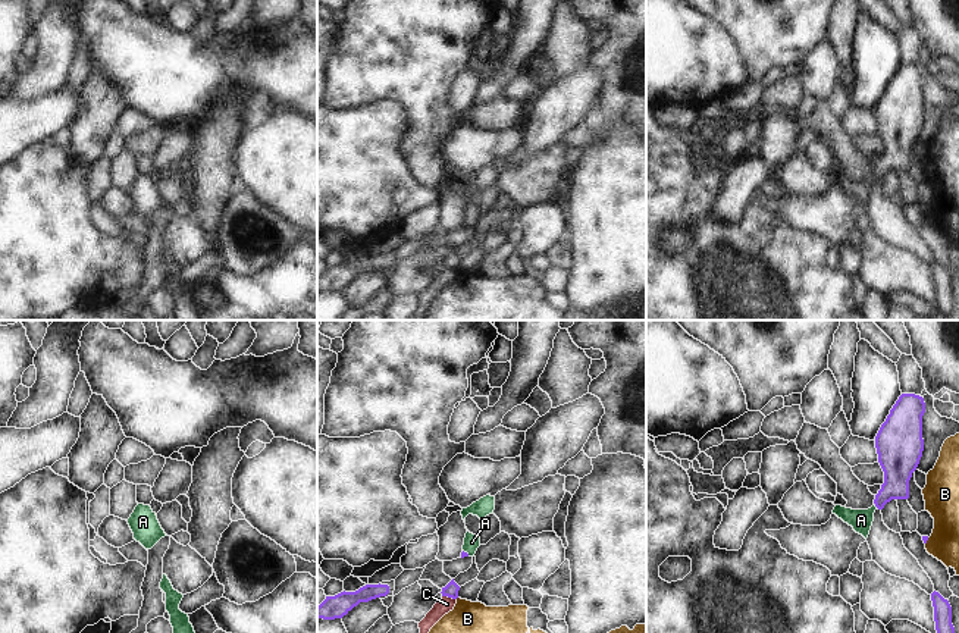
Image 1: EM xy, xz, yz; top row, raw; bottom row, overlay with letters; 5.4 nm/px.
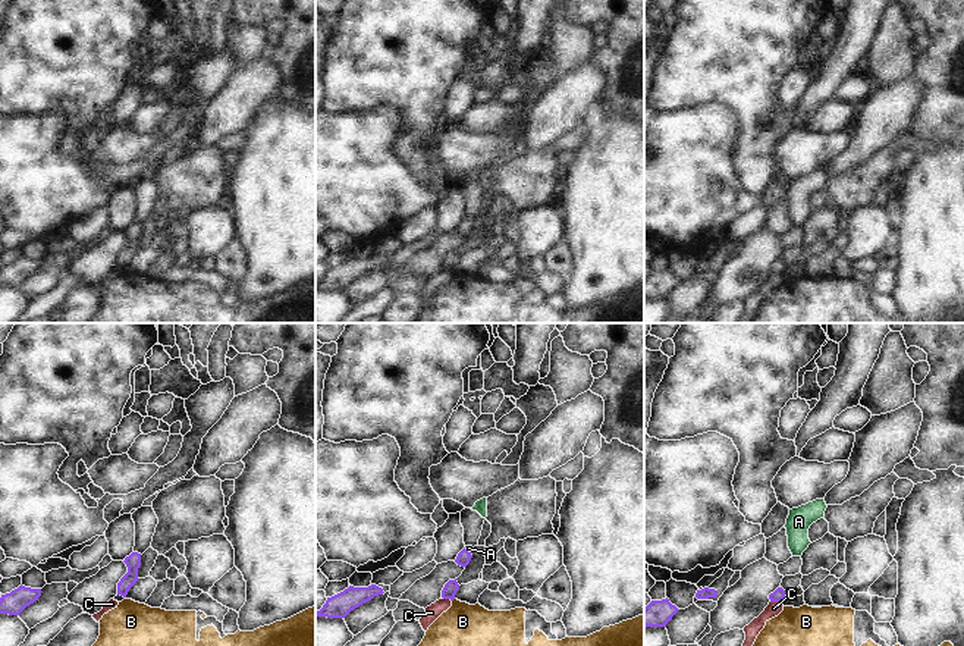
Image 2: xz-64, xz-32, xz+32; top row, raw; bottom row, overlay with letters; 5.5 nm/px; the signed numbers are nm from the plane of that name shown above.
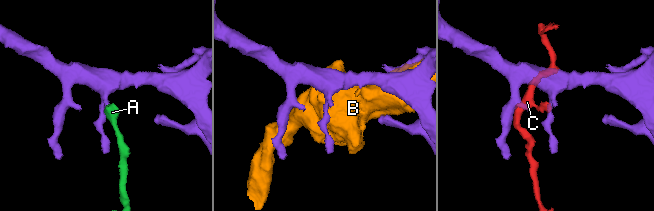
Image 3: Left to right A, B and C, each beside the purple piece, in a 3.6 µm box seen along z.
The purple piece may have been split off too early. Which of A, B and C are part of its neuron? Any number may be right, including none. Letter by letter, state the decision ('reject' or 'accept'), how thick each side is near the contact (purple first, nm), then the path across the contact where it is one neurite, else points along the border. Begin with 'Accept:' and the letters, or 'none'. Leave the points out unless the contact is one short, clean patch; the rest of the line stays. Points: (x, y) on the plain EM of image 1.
Accept: A
A: accept; calibres 30 and 90 nm; way xz (463, 225), (466, 223), (472, 213)
B: reject; calibres 30 and 190 nm
C: reject; calibres 80 and 80 nm; border xz (442, 266), (456, 270)

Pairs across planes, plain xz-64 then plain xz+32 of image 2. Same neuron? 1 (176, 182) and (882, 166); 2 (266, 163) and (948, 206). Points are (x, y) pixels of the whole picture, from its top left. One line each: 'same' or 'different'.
1: same
2: same

